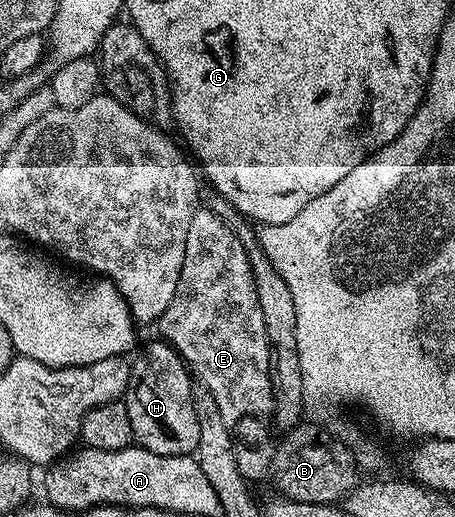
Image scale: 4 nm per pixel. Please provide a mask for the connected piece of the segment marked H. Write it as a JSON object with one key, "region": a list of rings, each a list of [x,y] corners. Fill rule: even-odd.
{"region":[[[157,341],[152,343],[140,356],[130,363],[132,376],[125,389],[122,402],[126,405],[126,413],[130,413],[130,429],[132,438],[139,446],[145,447],[150,453],[164,455],[192,455],[198,445],[200,426],[196,412],[196,399],[192,396],[194,386],[190,368],[180,354],[169,343]]]}

